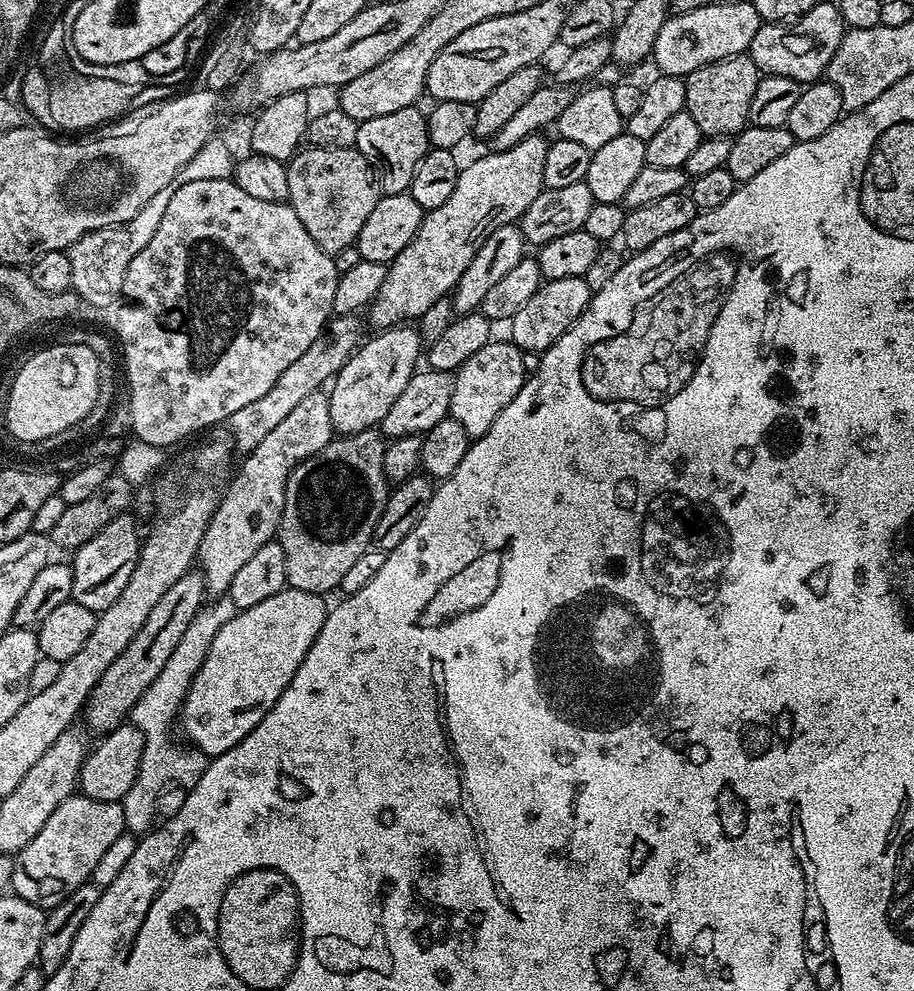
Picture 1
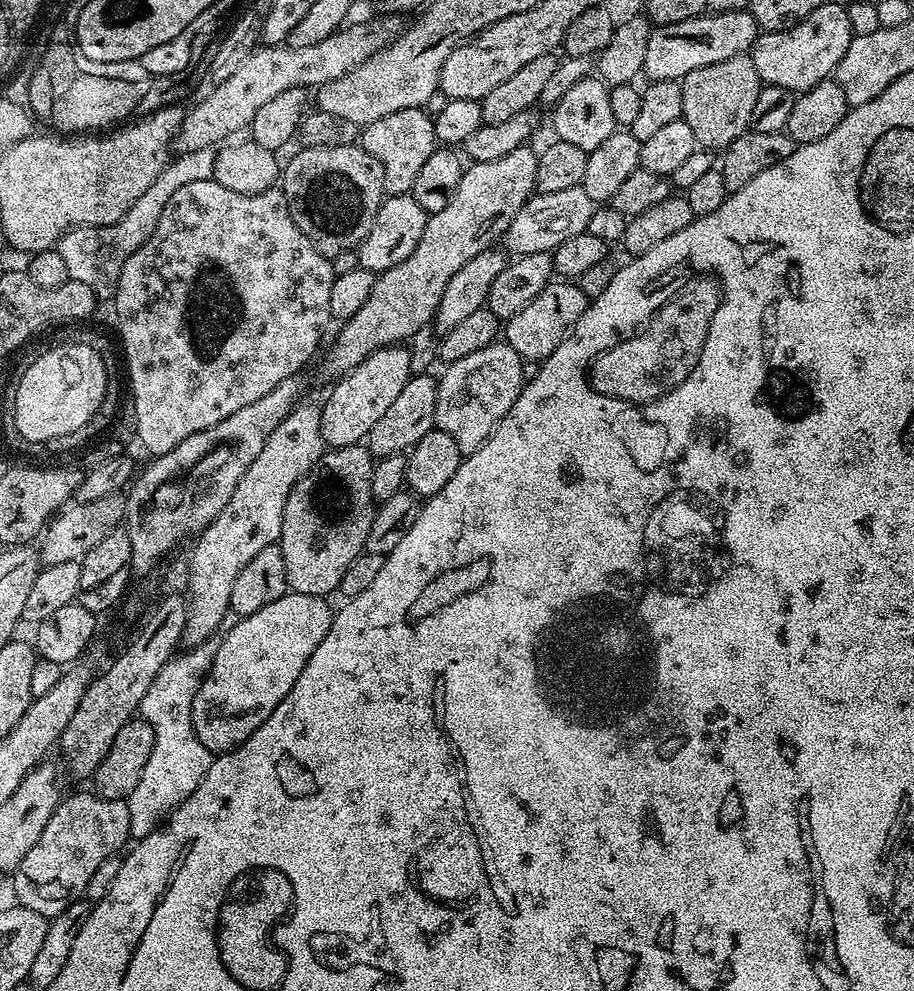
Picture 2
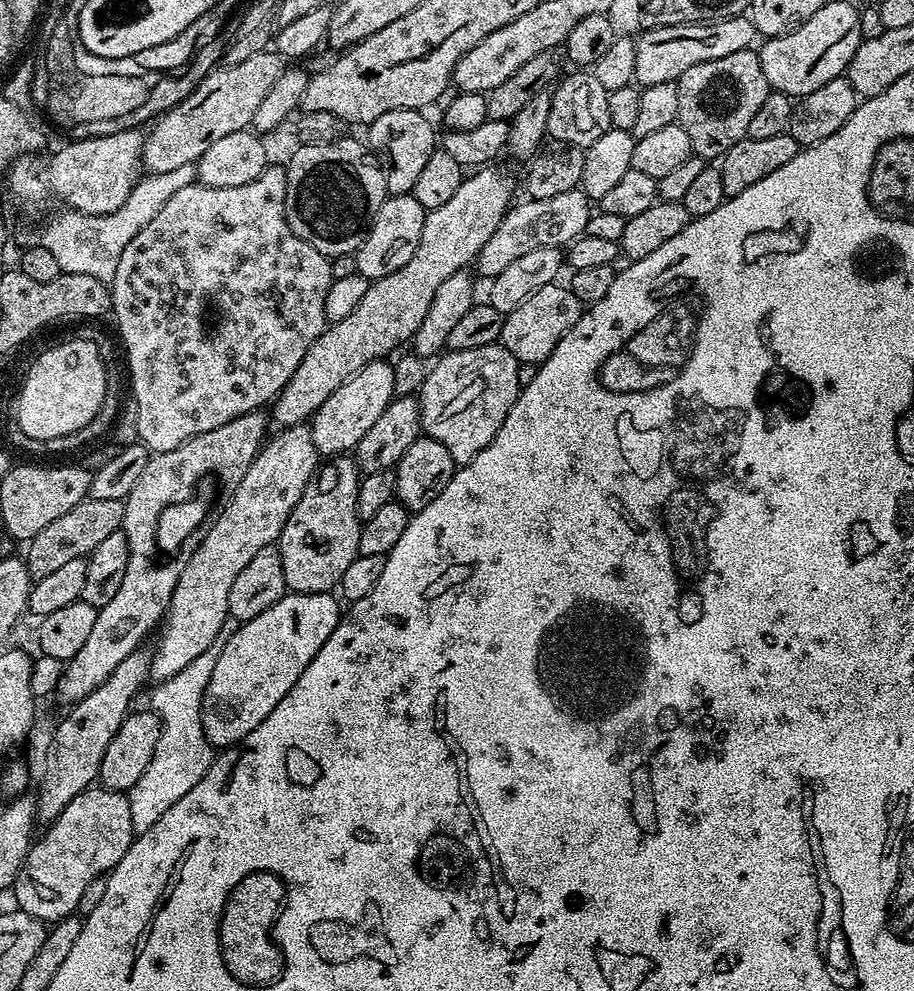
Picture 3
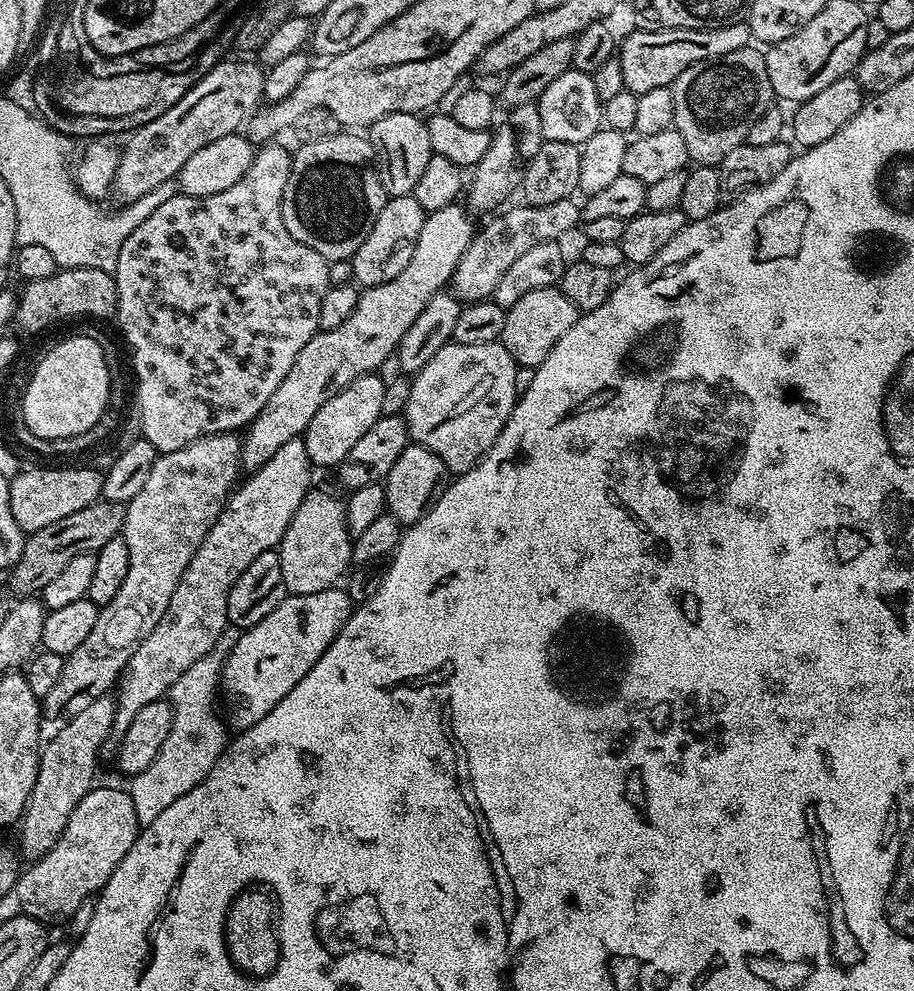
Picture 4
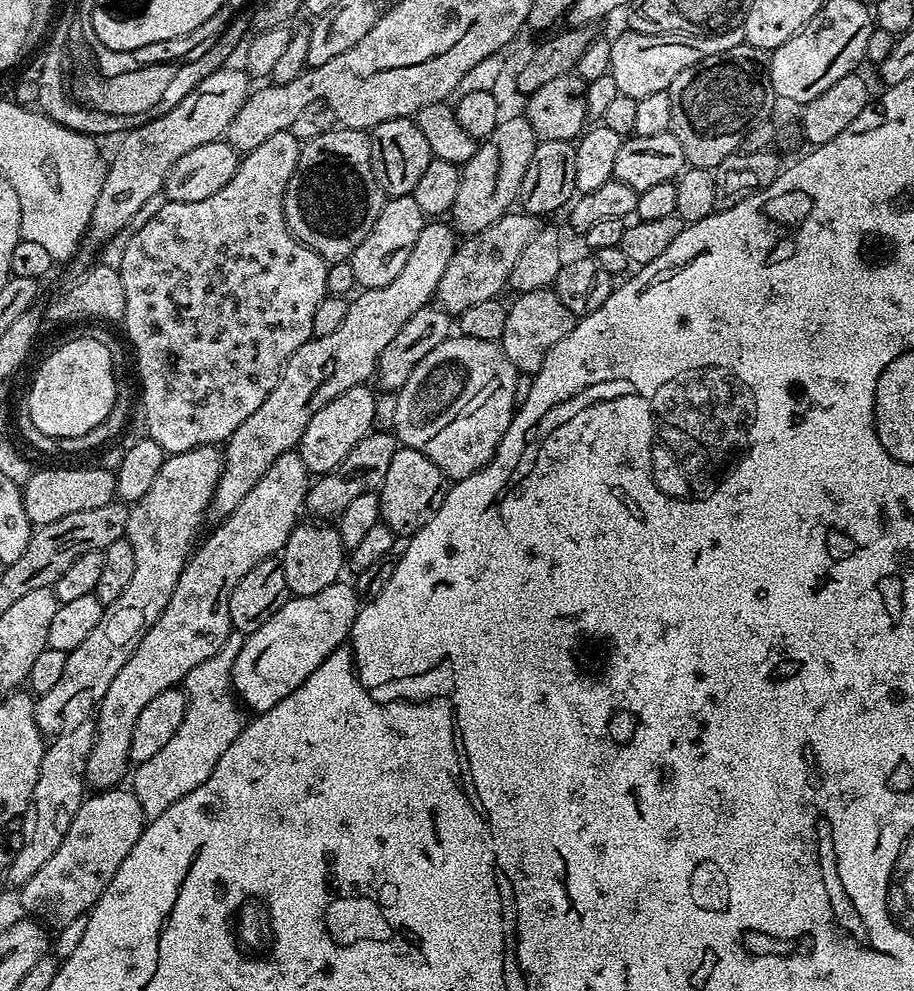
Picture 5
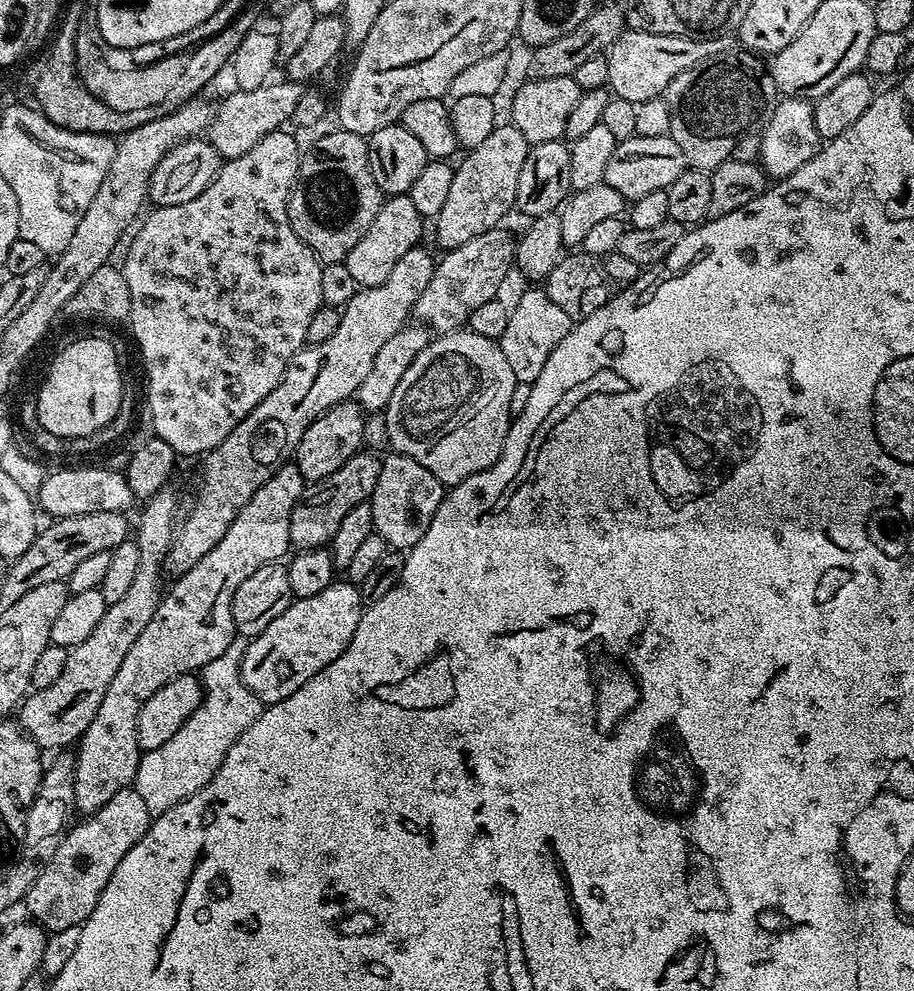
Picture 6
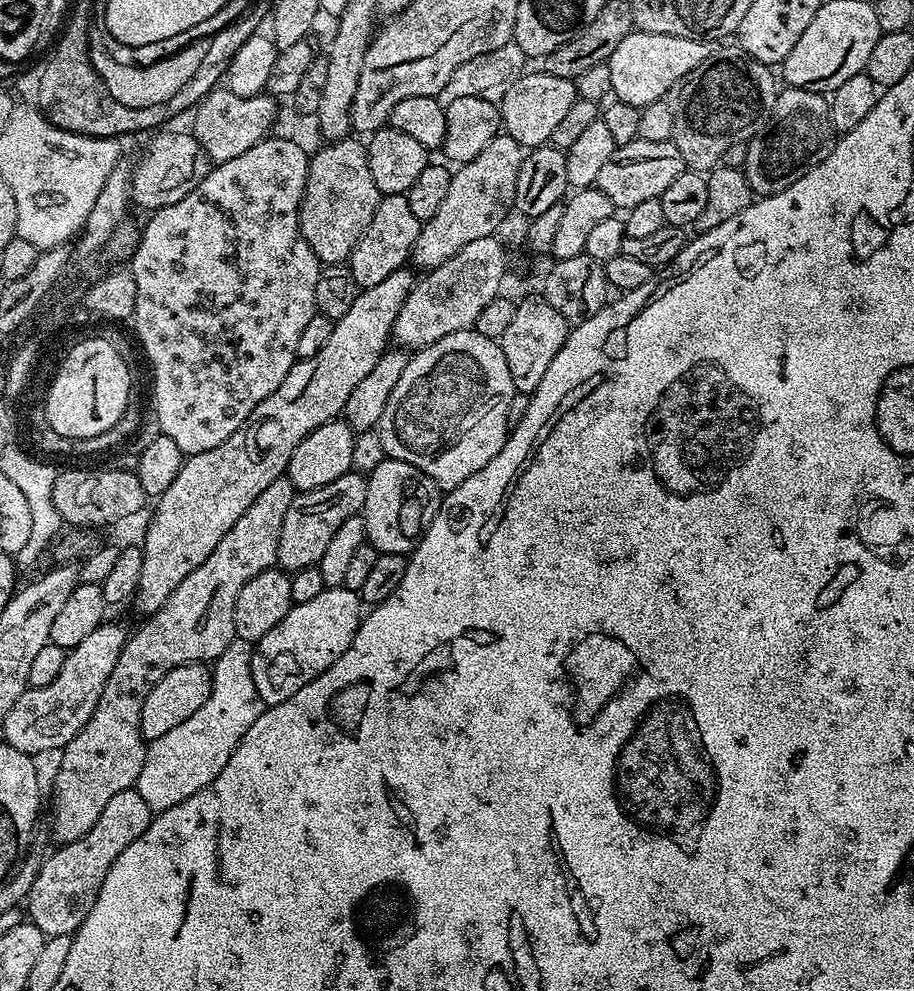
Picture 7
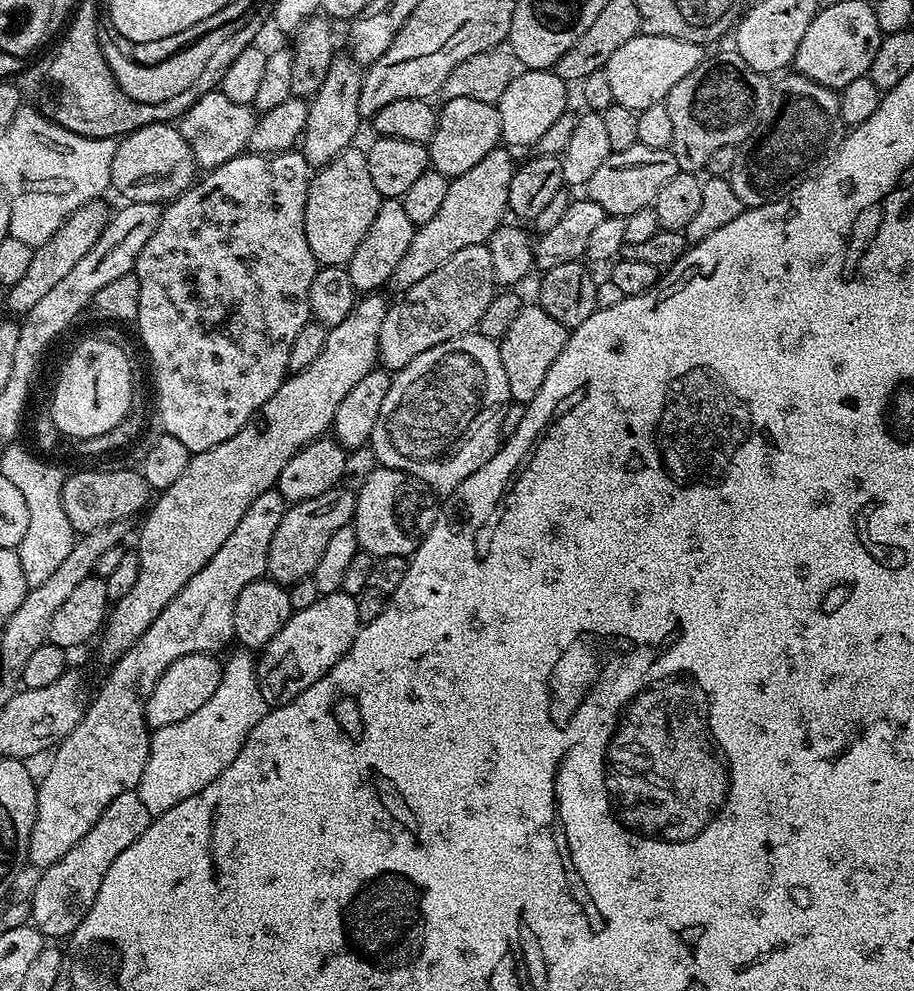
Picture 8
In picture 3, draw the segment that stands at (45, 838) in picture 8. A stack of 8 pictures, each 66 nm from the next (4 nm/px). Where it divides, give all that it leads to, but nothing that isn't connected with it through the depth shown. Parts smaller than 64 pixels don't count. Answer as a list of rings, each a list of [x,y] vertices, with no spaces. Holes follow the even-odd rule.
[[[307,423],[281,428],[275,434],[273,440],[272,437],[265,439],[254,462],[250,462],[250,470],[246,470],[246,478],[238,482],[238,490],[234,490],[230,502],[218,514],[198,550],[194,550],[190,562],[186,562],[186,570],[182,570],[182,578],[178,578],[178,586],[174,586],[172,601],[159,629],[160,641],[151,649],[150,677],[153,681],[174,678],[178,670],[194,662],[194,658],[218,638],[222,622],[230,618],[228,599],[234,578],[238,578],[258,550],[279,541],[290,510],[298,506],[306,482],[310,482],[321,463],[322,457],[316,451]]]

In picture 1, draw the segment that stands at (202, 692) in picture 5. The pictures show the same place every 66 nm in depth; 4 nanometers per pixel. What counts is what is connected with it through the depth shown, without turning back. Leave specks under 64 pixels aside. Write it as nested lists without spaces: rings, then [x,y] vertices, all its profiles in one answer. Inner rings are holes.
[[[227,594],[215,597],[210,603],[201,607],[194,622],[190,622],[190,626],[186,626],[186,634],[182,634],[182,642],[178,642],[178,646],[174,646],[174,651],[170,653],[170,659],[166,661],[166,666],[162,666],[158,678],[154,678],[154,682],[150,682],[150,686],[146,686],[146,694],[142,694],[142,698],[138,698],[138,702],[132,708],[130,723],[135,728],[142,730],[144,749],[142,750],[142,766],[138,766],[138,778],[134,778],[134,786],[130,786],[130,790],[126,790],[122,801],[124,827],[129,833],[144,834],[153,827],[152,819],[156,816],[156,803],[160,800],[160,791],[163,788],[168,788],[171,784],[181,784],[181,789],[190,789],[198,782],[198,778],[202,778],[202,774],[208,768],[210,757],[206,753],[198,751],[194,746],[179,748],[168,735],[172,732],[172,724],[174,728],[174,721],[179,717],[180,708],[184,705],[184,699],[194,674],[198,674],[198,670],[202,670],[202,662],[206,662],[206,654],[214,642],[214,634],[218,634],[218,630],[222,630],[222,626],[226,626],[226,622],[230,622],[230,618],[234,618],[237,611],[234,602]]]

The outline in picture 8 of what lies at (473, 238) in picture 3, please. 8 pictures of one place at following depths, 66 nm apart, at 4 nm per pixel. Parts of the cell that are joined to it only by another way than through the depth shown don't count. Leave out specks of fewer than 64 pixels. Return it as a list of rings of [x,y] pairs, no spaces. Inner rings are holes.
[[[380,294],[361,295],[351,314],[328,329],[322,354],[318,354],[306,370],[291,373],[282,386],[278,386],[274,398],[267,400],[234,438],[226,438],[226,442],[210,450],[195,453],[178,482],[163,489],[157,500],[155,497],[143,517],[140,541],[134,544],[140,554],[138,582],[134,582],[134,590],[130,590],[126,598],[111,605],[99,637],[102,659],[119,660],[120,655],[146,634],[150,622],[162,614],[178,590],[222,550],[222,542],[234,534],[234,526],[242,522],[242,514],[250,510],[250,502],[254,502],[258,494],[275,489],[282,466],[311,440],[321,439],[331,429],[342,398],[377,367],[378,334],[389,306],[389,301],[382,297]]]

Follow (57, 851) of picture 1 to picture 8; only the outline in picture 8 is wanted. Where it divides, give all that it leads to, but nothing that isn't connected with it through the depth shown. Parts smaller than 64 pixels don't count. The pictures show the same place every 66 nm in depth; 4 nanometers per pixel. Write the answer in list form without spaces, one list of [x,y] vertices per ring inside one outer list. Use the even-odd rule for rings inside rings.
[[[129,790],[118,794],[110,806],[94,822],[94,826],[74,846],[74,850],[66,850],[58,862],[54,862],[39,873],[40,881],[30,895],[31,923],[46,938],[52,936],[71,937],[79,924],[84,921],[90,906],[98,898],[98,890],[102,886],[102,878],[106,878],[106,870],[114,866],[114,858],[126,850],[151,826],[154,817],[146,810],[139,791]]]

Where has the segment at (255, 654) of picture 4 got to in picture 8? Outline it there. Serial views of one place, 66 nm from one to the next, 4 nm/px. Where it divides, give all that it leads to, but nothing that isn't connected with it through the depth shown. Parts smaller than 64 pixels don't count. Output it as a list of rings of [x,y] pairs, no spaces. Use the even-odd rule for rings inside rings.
[[[338,591],[320,596],[313,604],[293,611],[282,630],[278,630],[278,634],[274,634],[272,641],[259,653],[256,662],[258,686],[268,705],[289,704],[348,653],[362,627],[360,608],[356,603],[357,597]]]

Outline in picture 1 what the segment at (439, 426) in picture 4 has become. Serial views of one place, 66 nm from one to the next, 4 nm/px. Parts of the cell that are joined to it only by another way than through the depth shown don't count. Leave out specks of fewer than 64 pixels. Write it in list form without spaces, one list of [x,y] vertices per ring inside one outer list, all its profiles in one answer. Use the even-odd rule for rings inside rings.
[[[493,339],[474,358],[466,358],[462,367],[454,373],[454,394],[450,398],[451,419],[462,422],[462,430],[470,438],[486,434],[494,426],[494,418],[510,406],[510,402],[522,390],[526,373],[522,366],[522,352],[507,339]]]

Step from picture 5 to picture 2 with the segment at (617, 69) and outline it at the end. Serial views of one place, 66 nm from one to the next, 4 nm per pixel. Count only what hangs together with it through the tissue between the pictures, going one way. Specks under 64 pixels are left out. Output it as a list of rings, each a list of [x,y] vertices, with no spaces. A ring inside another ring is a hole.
[[[751,11],[718,12],[714,16],[699,16],[686,22],[674,22],[653,27],[646,42],[646,62],[643,75],[653,80],[683,80],[690,70],[726,62],[726,58],[743,56],[752,47],[758,35],[758,25]]]

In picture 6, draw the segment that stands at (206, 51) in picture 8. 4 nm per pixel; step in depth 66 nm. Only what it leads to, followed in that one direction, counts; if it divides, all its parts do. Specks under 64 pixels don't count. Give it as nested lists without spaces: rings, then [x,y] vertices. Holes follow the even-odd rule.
[[[76,52],[77,69],[84,84],[106,106],[116,110],[146,110],[150,106],[158,106],[182,82],[182,74],[188,69],[188,56],[167,56],[153,64],[138,64],[131,71],[111,72],[104,68],[104,60],[99,59],[100,52]]]

